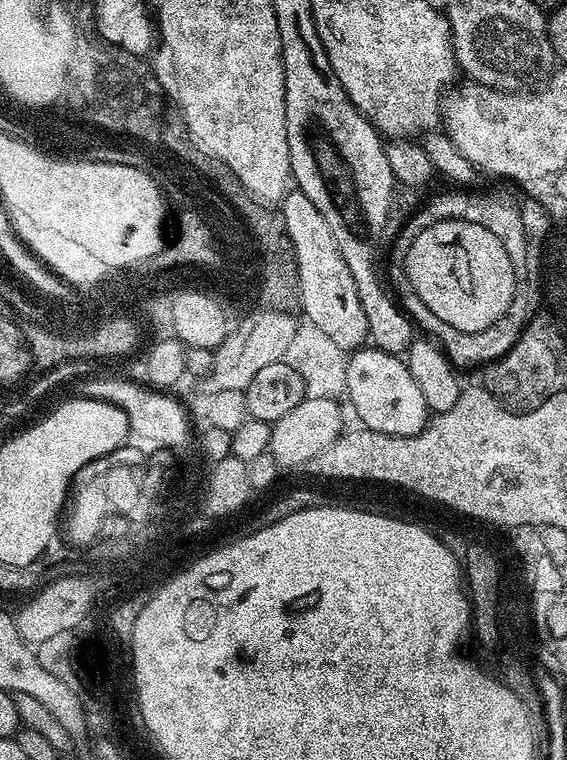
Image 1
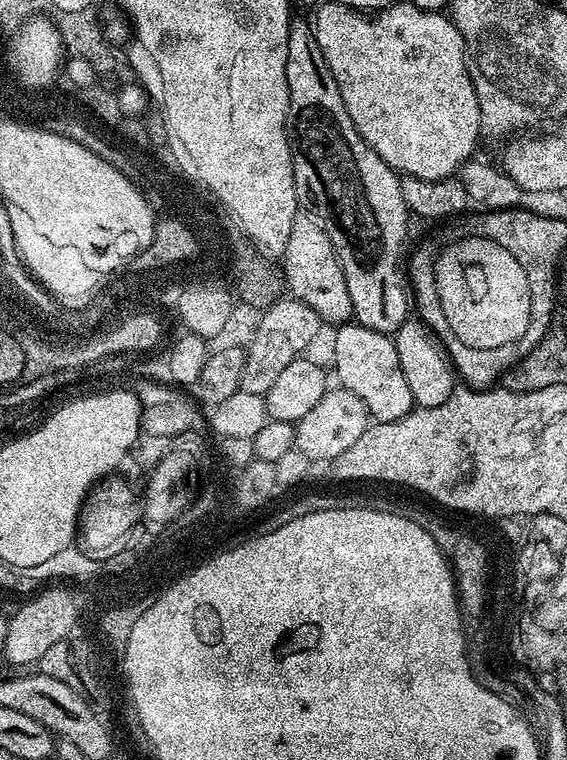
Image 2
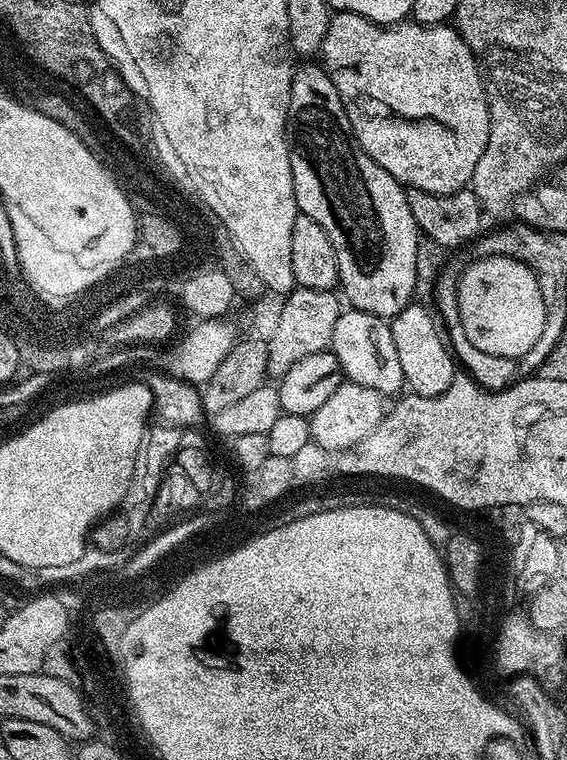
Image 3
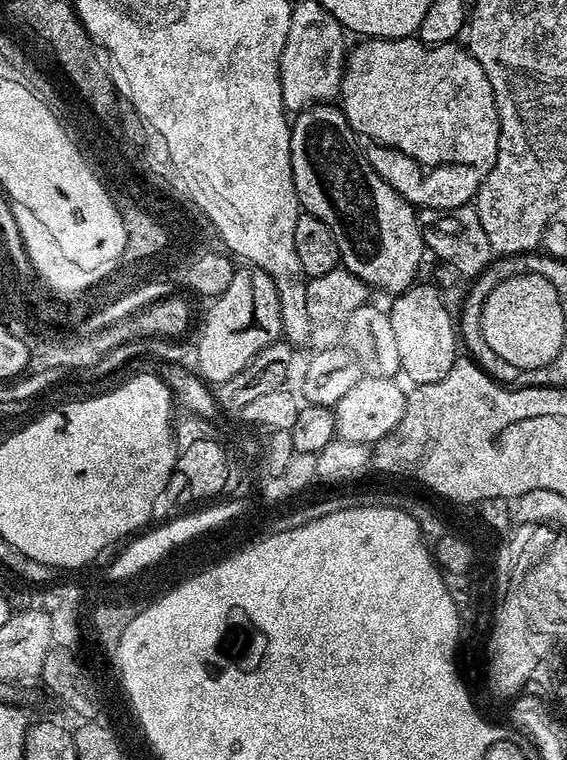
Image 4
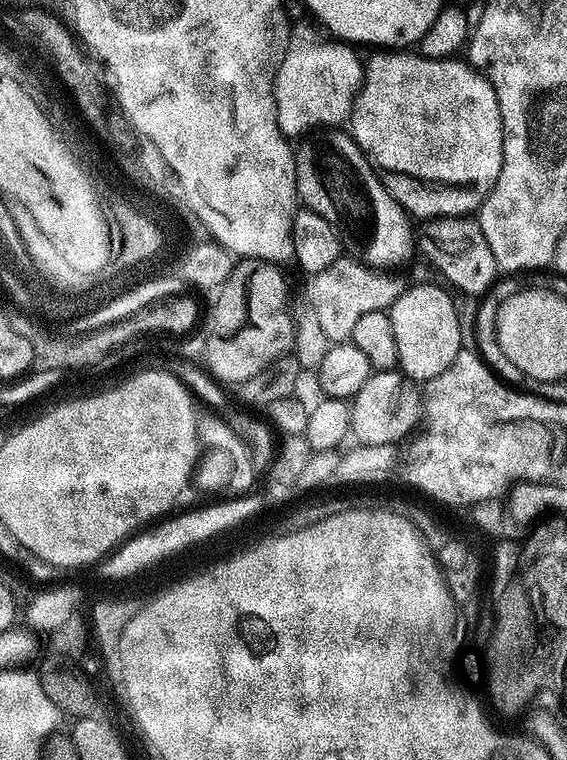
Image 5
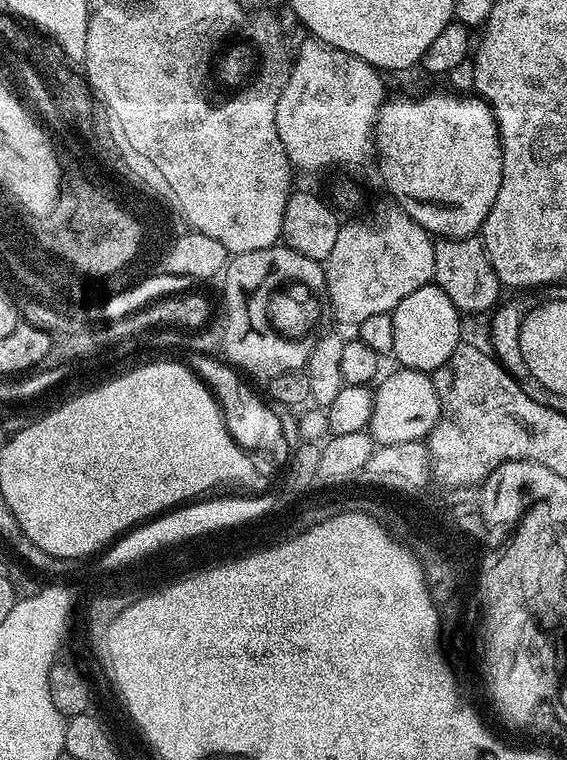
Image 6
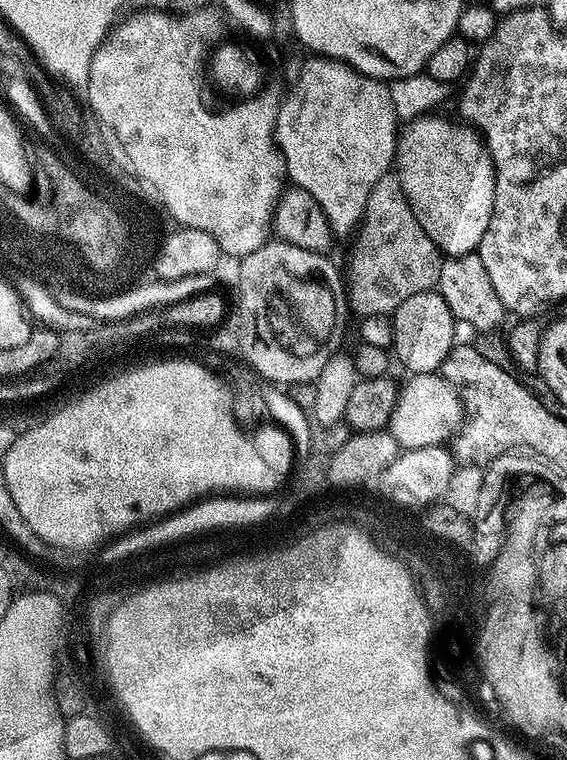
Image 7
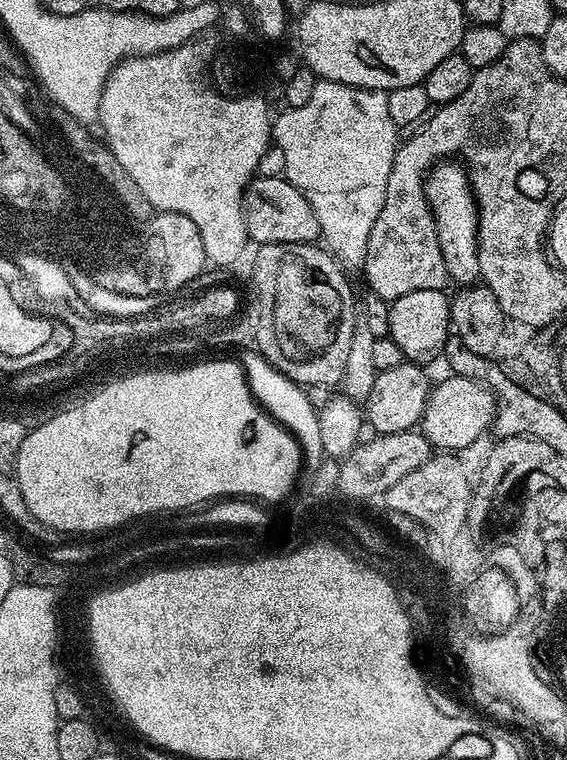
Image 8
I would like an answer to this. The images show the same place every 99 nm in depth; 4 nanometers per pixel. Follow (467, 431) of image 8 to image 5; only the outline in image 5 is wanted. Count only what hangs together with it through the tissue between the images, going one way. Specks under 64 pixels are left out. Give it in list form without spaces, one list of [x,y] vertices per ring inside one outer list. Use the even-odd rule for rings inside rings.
[[[376,370],[351,401],[351,435],[362,444],[395,443],[411,437],[422,420],[422,392],[417,381],[399,370]]]

